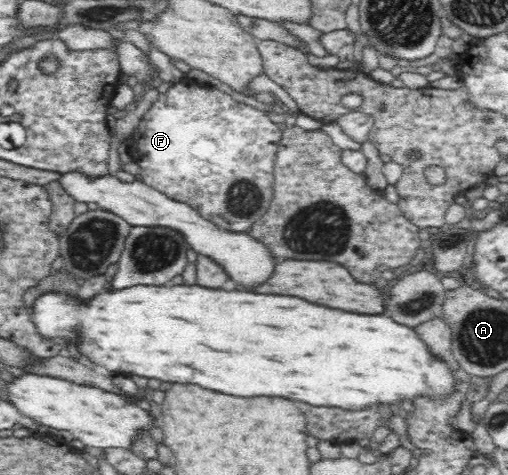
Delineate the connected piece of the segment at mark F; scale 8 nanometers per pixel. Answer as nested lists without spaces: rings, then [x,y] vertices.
[[[179,82],[172,85],[167,92],[163,92],[141,118],[139,126],[137,126],[137,129],[131,136],[130,155],[133,157],[132,160],[141,167],[140,181],[143,184],[164,193],[169,199],[193,207],[205,220],[210,220],[219,228],[245,233],[263,214],[265,214],[265,212],[267,212],[267,210],[269,210],[269,206],[271,206],[274,200],[273,164],[276,162],[282,137],[281,128],[275,124],[275,122],[271,122],[265,112],[255,110],[255,108],[251,108],[251,106],[247,106],[247,104],[243,102],[237,102],[233,97],[216,88],[205,86],[204,84],[187,85]]]

